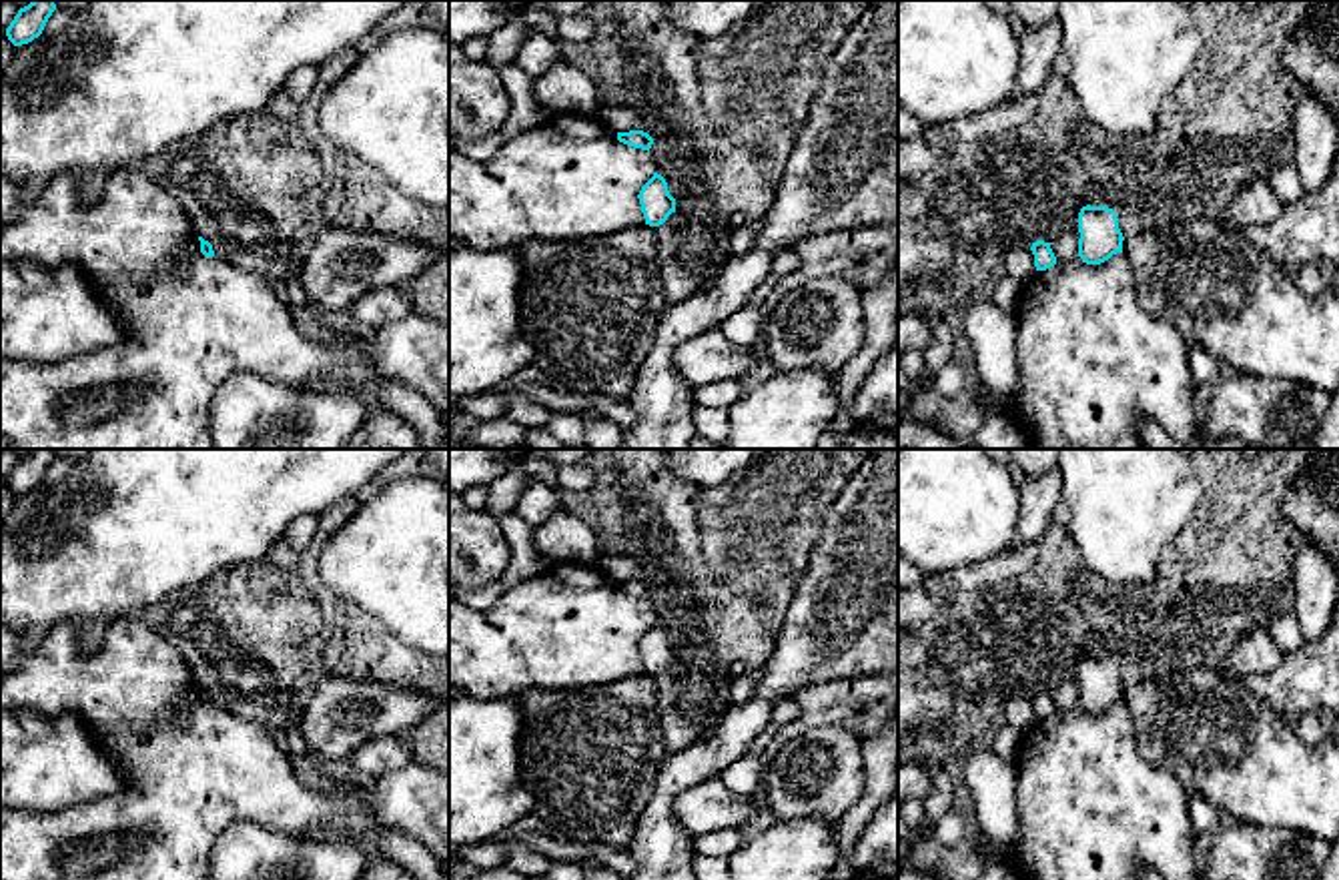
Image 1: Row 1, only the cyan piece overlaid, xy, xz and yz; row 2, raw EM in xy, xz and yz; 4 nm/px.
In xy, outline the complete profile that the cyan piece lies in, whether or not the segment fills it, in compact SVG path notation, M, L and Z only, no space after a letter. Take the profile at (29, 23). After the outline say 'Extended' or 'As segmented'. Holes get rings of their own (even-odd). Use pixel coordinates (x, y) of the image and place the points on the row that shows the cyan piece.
M32 0L28 6L20 8L10 26L6 28L6 36L14 46L22 46L38 38L56 10L54 0Z. As segmented

